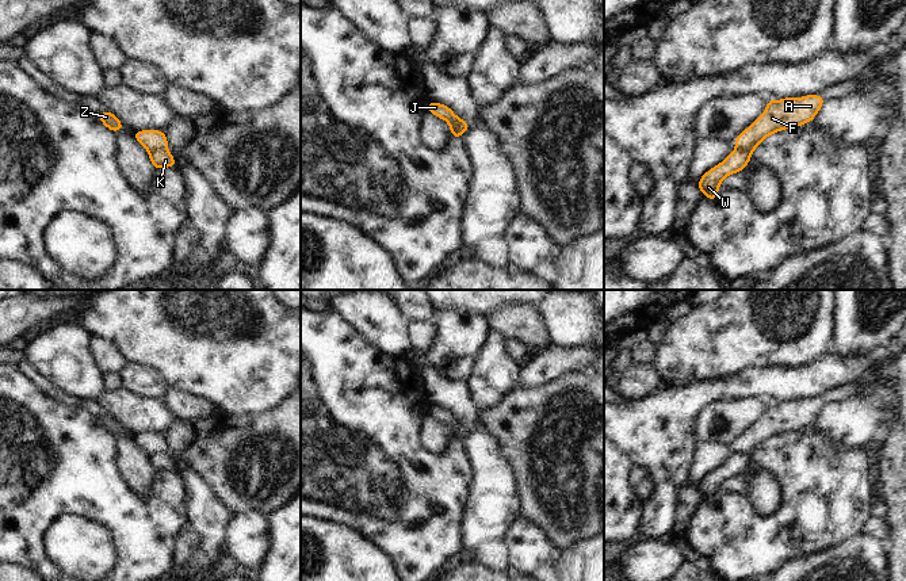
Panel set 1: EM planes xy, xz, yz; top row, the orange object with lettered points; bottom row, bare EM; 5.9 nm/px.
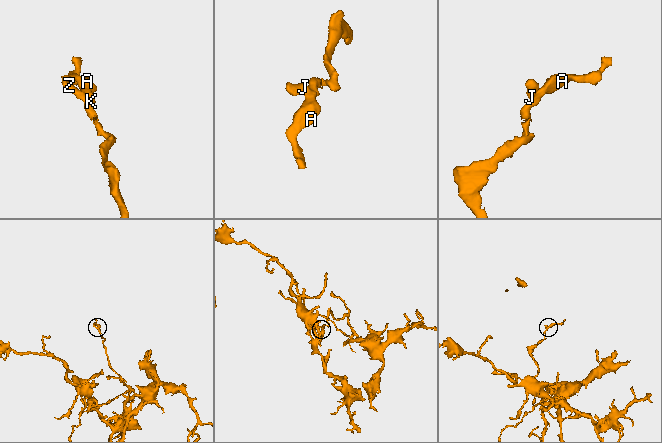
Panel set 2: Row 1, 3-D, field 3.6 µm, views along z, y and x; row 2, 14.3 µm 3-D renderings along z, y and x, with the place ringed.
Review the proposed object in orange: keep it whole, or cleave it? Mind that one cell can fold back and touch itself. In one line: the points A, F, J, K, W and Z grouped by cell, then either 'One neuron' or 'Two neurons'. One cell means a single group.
Groups: A F / J K W Z. Two neurons

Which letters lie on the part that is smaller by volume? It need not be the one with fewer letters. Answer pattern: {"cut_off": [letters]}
{"cut_off": ["A", "F"]}

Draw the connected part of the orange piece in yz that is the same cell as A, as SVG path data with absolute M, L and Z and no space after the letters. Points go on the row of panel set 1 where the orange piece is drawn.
M821 95L769 99L764 112L734 139L734 145L754 152L773 133L813 122L823 103Z

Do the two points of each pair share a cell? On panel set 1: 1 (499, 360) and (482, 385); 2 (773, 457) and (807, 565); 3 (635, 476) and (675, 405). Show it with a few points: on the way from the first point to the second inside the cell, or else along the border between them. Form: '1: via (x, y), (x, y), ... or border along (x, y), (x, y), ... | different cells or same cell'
1: via (493, 366), (493, 374), (488, 379) | same cell
2: border along (834, 546), (801, 554), (779, 566) | different cells
3: border along (634, 465), (642, 465), (650, 476) | different cells

